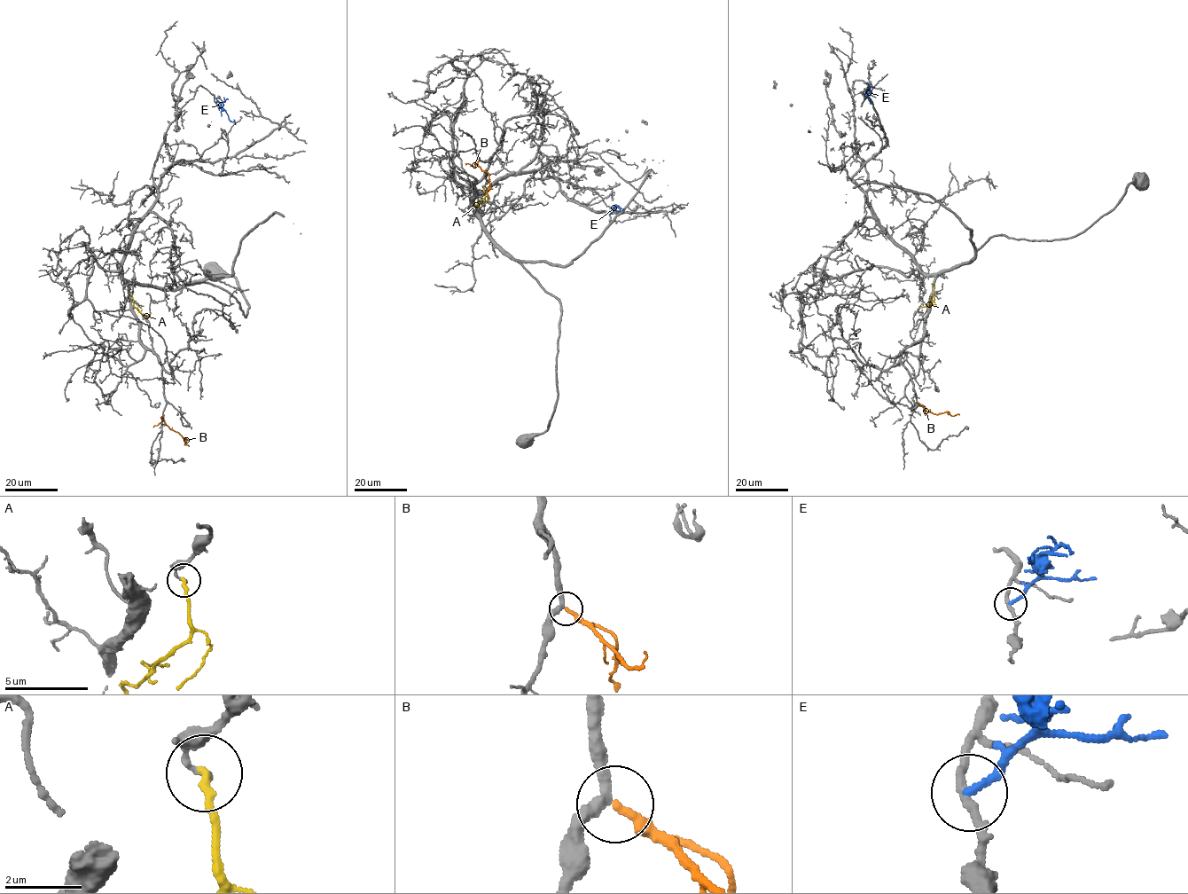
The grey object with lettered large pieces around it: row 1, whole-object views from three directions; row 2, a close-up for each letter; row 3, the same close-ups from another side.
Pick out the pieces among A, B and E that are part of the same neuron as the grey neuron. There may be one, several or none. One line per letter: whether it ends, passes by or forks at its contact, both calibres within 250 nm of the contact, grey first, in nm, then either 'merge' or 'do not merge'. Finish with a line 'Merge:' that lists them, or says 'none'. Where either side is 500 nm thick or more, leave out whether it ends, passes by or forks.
A: it ends | 150/200 nm | do not merge
B: it ends | 280/240 nm | merge
E: it ends | 200/200 nm | do not merge
Merge: B

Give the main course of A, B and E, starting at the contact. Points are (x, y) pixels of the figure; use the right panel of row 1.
A: (918, 307), (931, 303), (934, 299), (934, 287), (931, 284)
B: (918, 403), (933, 414), (948, 411), (951, 416), (959, 414)
E: (874, 87), (869, 89), (865, 96), (873, 104)

